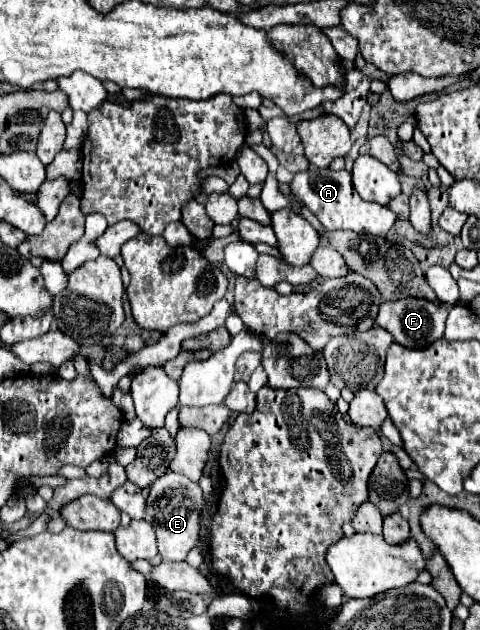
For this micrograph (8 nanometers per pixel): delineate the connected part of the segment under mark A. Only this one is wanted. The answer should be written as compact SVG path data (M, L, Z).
M310 167L304 173L296 173L290 187L292 187L292 193L318 217L318 221L328 231L330 229L350 229L350 231L364 233L364 235L386 235L398 219L396 213L392 213L392 209L388 209L386 205L380 205L374 201L364 201L356 193L348 171L330 171L330 169Z

